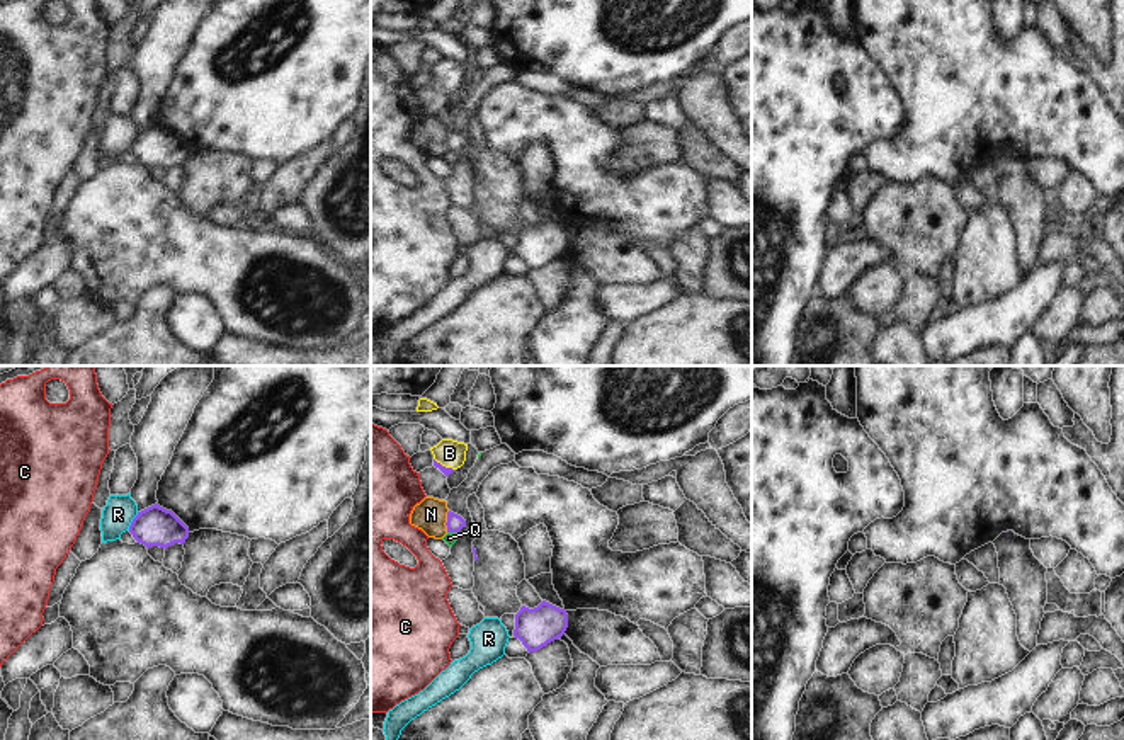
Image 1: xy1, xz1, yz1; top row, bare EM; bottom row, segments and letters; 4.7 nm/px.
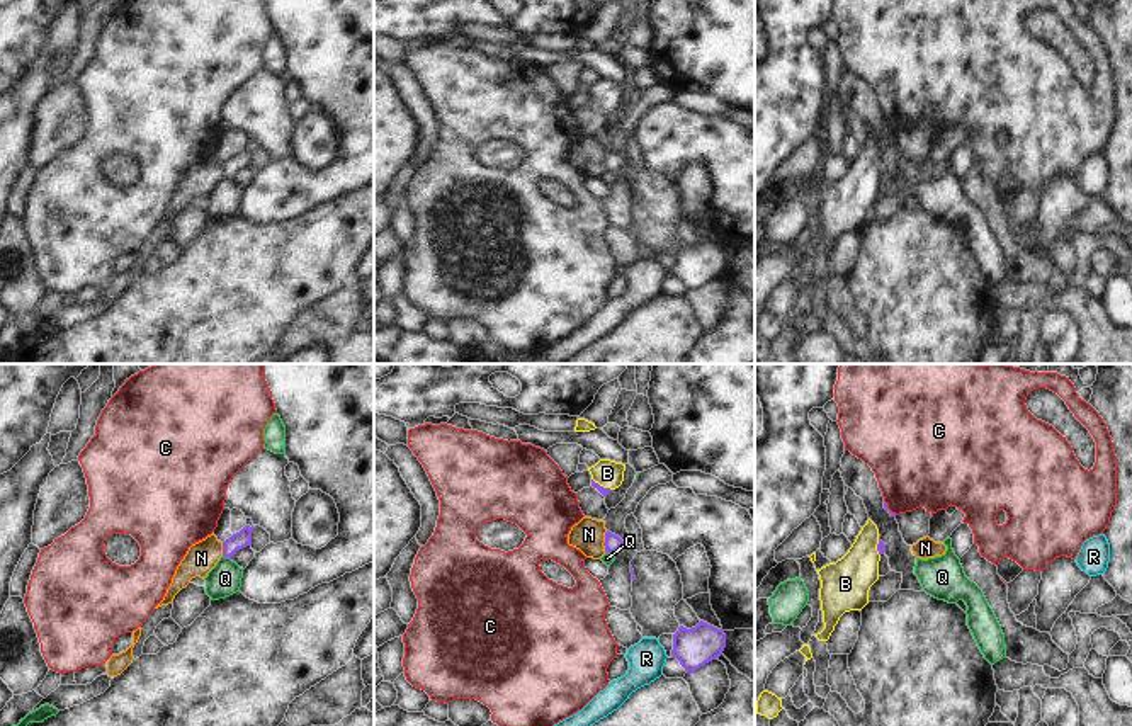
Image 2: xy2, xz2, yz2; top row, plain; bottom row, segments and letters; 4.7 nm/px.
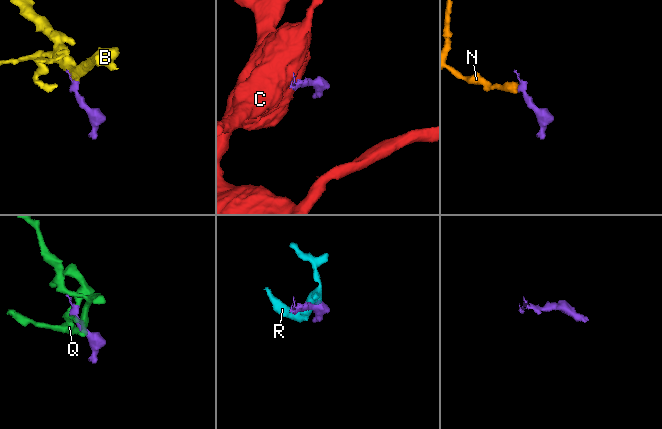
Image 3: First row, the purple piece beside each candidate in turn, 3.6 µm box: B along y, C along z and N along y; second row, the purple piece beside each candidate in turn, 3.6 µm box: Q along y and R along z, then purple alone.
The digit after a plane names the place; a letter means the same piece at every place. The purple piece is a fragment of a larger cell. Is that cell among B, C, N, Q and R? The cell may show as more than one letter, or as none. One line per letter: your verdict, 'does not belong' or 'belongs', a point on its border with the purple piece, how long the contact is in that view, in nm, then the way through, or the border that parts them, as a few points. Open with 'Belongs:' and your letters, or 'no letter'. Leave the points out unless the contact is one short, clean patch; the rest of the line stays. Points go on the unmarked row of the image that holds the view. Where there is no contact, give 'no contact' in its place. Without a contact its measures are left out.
Belongs: B
B: belongs; meets purple in xz1 at (444, 85); contact 110 nm long; runs through xz1 (444, 89), (444, 85), (449, 72)
C: does not belong; meets purple in yz2 at (888, 128); contact 90 nm long; border along yz2 (884, 119), (896, 133)
N: does not belong; meets purple in xz1 at (448, 140); contact 110 nm long; border along xz1 (449, 130), (446, 150)
Q: does not belong; meets purple in xy2 at (226, 175); contact 50 nm long; border along xy2 (223, 174), (230, 179)
R: does not belong; meets purple in xy1 at (133, 140); contact 100 nm long; border along xy1 (138, 131), (128, 148)

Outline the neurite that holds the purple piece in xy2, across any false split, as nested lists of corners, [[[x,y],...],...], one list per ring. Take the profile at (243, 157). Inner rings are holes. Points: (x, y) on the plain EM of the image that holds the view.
[[[245,145],[240,151],[233,153],[223,162],[223,175],[233,177],[233,173],[246,165],[252,165],[253,145]]]

